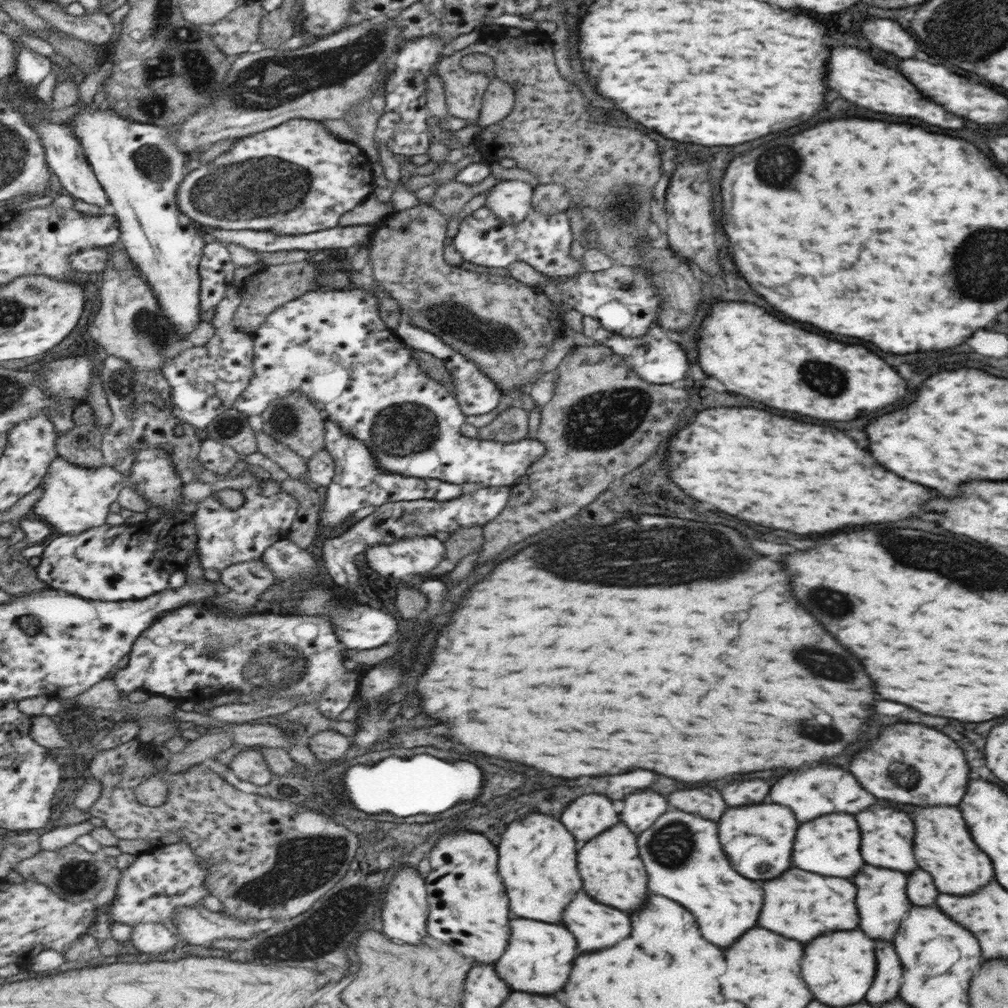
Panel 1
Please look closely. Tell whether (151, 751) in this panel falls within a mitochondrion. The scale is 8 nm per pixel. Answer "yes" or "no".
no

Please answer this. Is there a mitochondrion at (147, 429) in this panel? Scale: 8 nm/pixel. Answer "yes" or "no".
no

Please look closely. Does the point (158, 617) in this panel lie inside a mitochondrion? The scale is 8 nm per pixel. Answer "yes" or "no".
no

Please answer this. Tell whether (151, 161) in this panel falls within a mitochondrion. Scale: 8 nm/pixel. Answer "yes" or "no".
yes

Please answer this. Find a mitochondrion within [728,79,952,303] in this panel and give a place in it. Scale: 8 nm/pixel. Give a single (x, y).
(789, 169)

